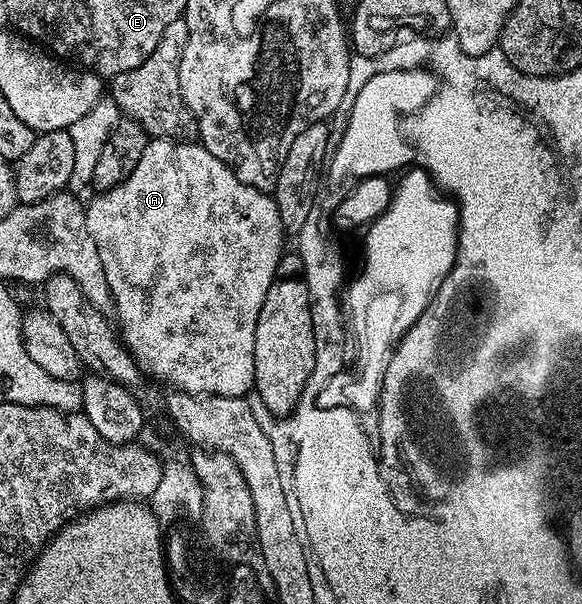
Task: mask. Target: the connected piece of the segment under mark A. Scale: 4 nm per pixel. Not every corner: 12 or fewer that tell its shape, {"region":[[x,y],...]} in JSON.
{"region":[[201,144],[85,211],[134,362],[245,397],[287,234]]}

